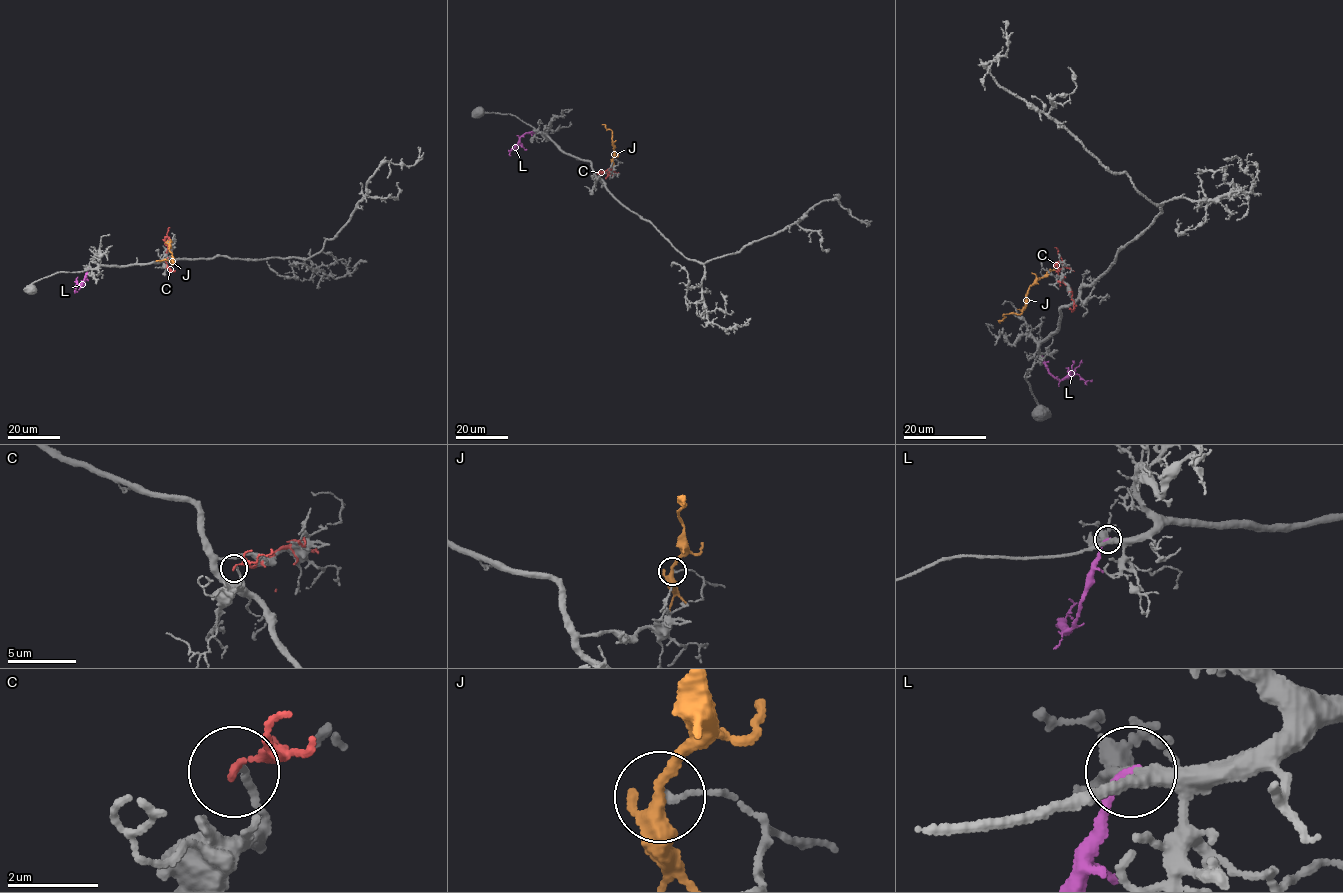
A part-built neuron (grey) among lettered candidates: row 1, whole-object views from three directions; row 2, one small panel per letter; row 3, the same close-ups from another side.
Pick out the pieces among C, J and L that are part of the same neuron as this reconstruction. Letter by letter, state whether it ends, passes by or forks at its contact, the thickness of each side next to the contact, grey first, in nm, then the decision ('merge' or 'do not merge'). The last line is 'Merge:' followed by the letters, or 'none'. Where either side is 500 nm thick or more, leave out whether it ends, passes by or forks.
C: it passes by; 100 nm thick on the grey side, 110 nm on the other; do not merge
J: it forks there; 120 nm thick on the grey side, 320 nm on the other; do not merge
L: it ends there; 280 nm thick on the grey side, 200 nm on the other; merge
Merge: L

